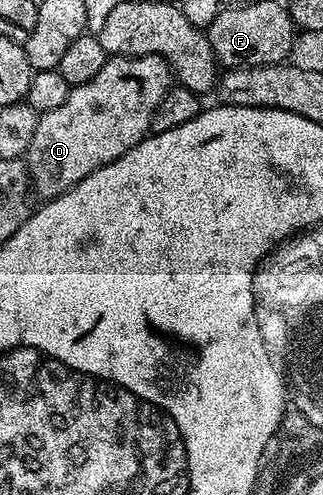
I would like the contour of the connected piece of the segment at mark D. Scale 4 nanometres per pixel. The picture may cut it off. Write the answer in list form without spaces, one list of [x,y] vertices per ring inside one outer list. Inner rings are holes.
[[[158,55],[107,58],[104,69],[92,81],[71,87],[68,101],[60,109],[39,114],[36,133],[24,156],[33,194],[42,201],[55,199],[96,169],[124,157],[128,149],[151,134],[152,113],[171,86],[171,69]]]

